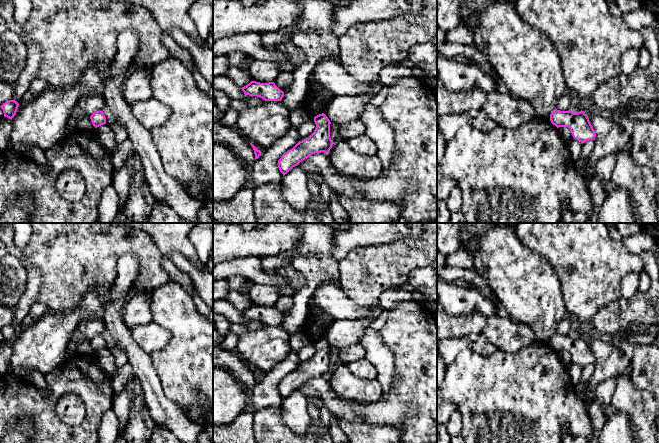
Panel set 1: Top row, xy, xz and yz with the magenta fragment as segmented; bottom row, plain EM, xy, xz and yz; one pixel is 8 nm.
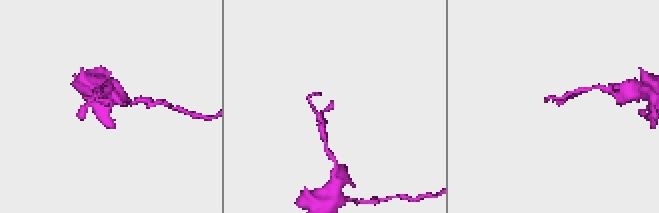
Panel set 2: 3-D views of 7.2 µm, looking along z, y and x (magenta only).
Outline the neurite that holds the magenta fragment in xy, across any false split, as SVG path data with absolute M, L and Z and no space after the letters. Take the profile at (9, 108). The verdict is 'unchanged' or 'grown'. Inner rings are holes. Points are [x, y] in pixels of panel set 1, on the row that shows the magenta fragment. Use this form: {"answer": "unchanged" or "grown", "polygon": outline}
{"answer": "unchanged", "polygon": "M9 100L3 103L0 107L3 110L4 117L7 117L9 119L14 118L18 105L18 102L16 102L15 100Z"}

